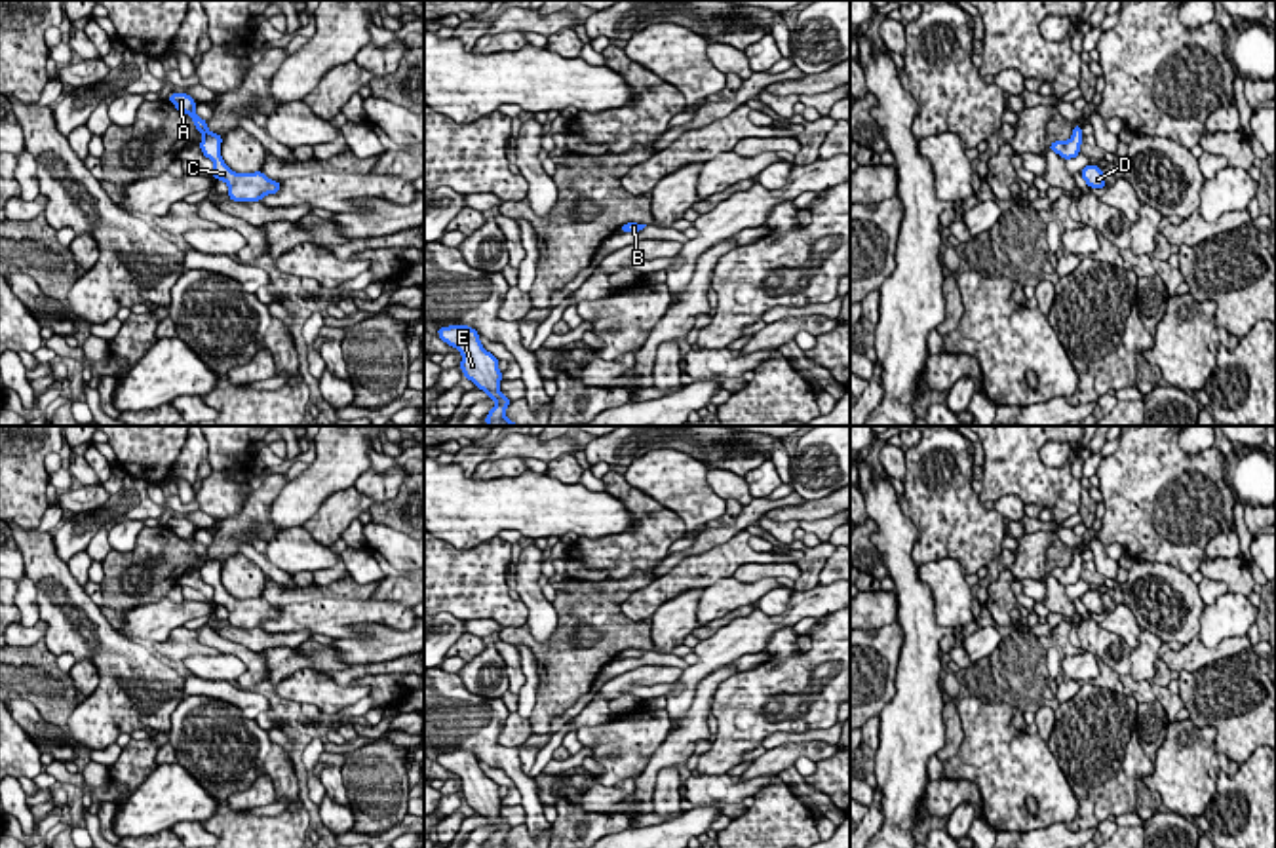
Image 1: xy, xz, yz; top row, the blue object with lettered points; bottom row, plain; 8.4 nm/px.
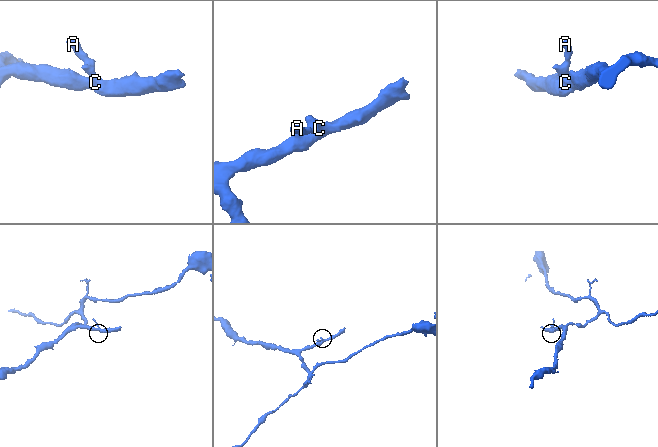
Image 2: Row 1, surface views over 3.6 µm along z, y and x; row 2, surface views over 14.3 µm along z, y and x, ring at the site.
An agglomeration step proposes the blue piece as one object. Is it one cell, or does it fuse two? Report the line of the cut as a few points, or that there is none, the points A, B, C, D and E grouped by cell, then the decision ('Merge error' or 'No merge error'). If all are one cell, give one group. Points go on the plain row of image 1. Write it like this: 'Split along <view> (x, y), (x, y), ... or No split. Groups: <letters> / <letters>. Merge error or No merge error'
No split. Groups: A B C D E. No merge error

